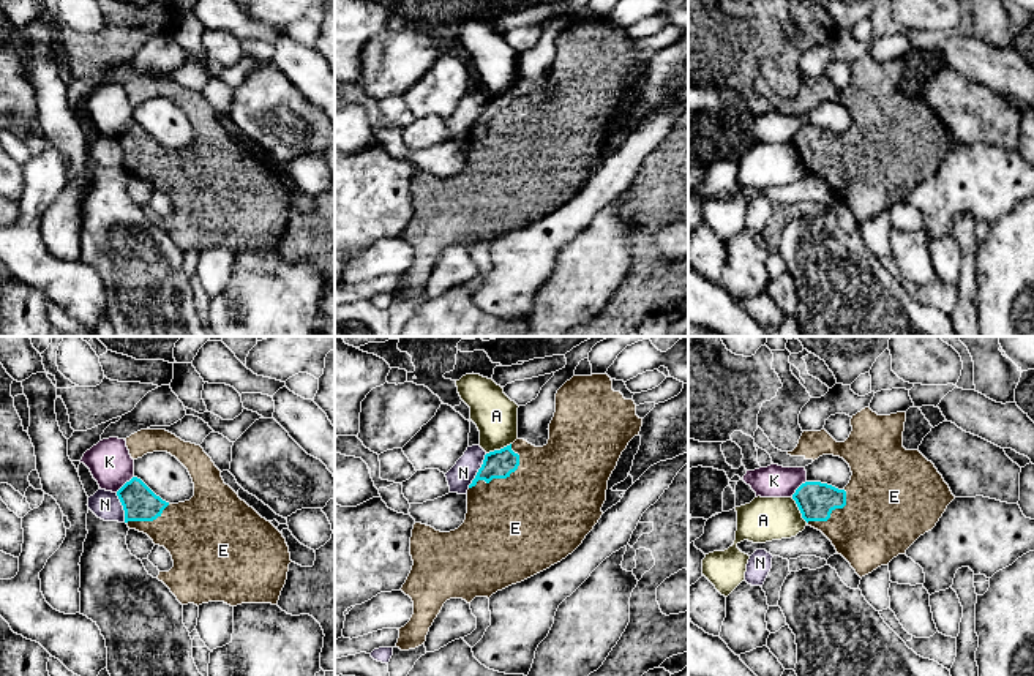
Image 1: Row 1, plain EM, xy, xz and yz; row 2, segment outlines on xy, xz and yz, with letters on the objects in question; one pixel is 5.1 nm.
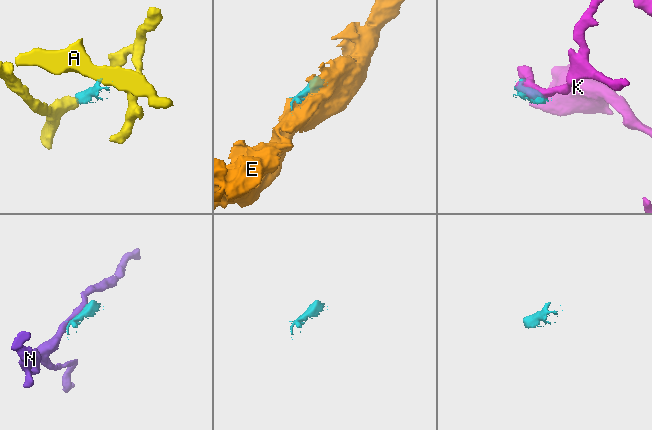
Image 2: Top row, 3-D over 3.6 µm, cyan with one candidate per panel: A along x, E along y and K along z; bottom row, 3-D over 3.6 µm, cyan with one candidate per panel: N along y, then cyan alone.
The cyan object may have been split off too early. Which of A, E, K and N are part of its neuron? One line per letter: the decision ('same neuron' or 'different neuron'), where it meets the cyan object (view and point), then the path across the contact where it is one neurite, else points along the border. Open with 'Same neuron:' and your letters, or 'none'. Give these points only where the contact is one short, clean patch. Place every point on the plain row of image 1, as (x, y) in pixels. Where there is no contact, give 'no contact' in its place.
Same neuron: E
A: different neuron | xz (498, 97) | along xz (510, 89), (487, 100)
E: same neuron | xz (504, 123)
K: different neuron | xy (125, 130)
N: different neuron | xz (479, 117)

